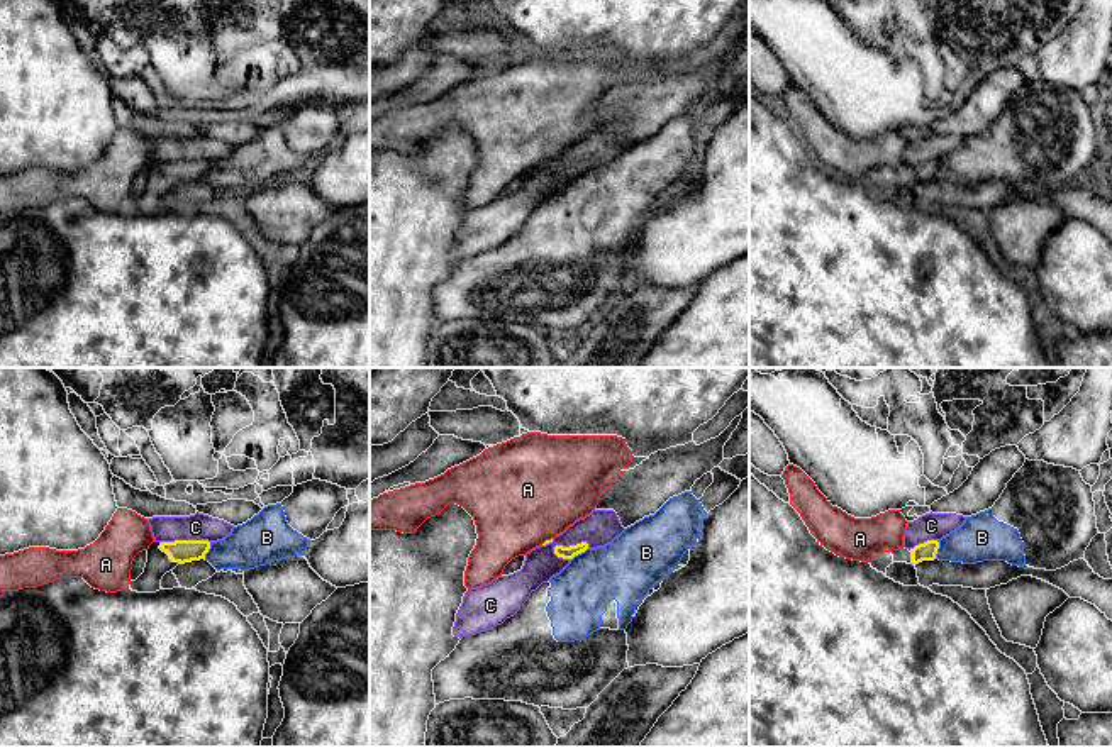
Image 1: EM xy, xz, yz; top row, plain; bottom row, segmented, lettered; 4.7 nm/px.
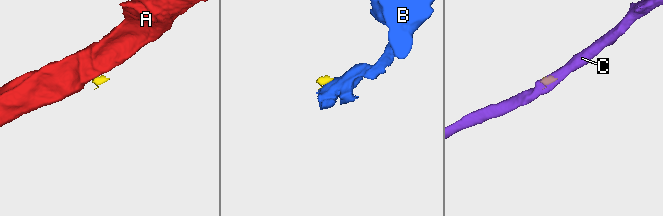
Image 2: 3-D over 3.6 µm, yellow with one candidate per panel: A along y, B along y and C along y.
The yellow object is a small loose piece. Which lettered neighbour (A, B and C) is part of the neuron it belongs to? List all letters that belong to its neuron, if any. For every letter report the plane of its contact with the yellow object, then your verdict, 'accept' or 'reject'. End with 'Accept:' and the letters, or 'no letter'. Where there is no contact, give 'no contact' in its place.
A: xz | reject
B: yz | reject
C: xz | reject
Accept: no letter

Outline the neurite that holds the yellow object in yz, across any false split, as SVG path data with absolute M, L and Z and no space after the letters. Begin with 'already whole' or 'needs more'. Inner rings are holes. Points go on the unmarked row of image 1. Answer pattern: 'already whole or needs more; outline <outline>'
needs more; outline M927 161L924 164L915 166L914 169L898 169L893 171L893 183L907 183L907 185L919 185L922 181L934 181L939 169L937 161Z

